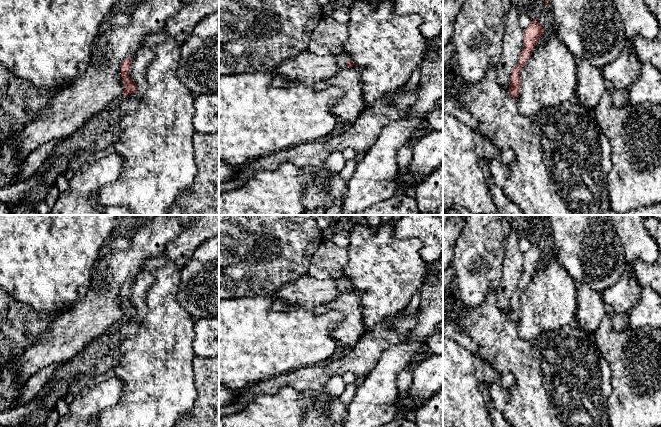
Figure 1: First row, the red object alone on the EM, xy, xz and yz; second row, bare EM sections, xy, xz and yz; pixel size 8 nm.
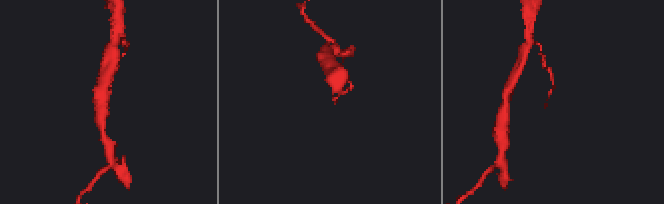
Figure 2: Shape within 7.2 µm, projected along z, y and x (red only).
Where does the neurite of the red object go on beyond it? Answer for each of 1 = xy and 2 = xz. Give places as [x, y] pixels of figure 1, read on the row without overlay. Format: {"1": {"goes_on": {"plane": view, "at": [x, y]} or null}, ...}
{"1": {"goes_on": null}, "2": {"goes_on": null}}

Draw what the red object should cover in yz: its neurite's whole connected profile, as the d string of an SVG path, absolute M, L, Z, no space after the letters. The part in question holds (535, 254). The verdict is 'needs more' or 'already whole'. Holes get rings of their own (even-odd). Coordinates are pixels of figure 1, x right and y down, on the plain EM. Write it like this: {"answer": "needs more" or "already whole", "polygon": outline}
{"answer": "already whole", "polygon": "M536 242L524 254L523 273L518 289L515 290L510 299L509 318L515 323L519 322L521 314L520 294L531 280L533 273L538 267L538 263L543 259L544 252Z"}

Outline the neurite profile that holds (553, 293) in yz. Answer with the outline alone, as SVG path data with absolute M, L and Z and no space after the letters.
M557 256L543 257L520 294L517 335L538 345L542 333L576 325L578 285Z

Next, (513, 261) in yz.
M512 230L503 259L502 278L496 291L498 306L506 314L509 313L511 296L518 289L523 273L524 253L519 248L519 240L518 234Z

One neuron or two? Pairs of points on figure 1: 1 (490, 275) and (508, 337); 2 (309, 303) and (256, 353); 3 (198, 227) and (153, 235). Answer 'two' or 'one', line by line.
1: two
2: two
3: two

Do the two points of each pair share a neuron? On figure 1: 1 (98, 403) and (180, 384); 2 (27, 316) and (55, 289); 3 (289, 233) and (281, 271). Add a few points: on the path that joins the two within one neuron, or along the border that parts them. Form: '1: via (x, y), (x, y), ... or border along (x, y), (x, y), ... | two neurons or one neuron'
1: border along (120, 378), (122, 382), (120, 399), (100, 412) | two neurons
2: border along (13, 298), (29, 304), (38, 311), (57, 311) | two neurons
3: via (281, 242), (281, 262) | one neuron

